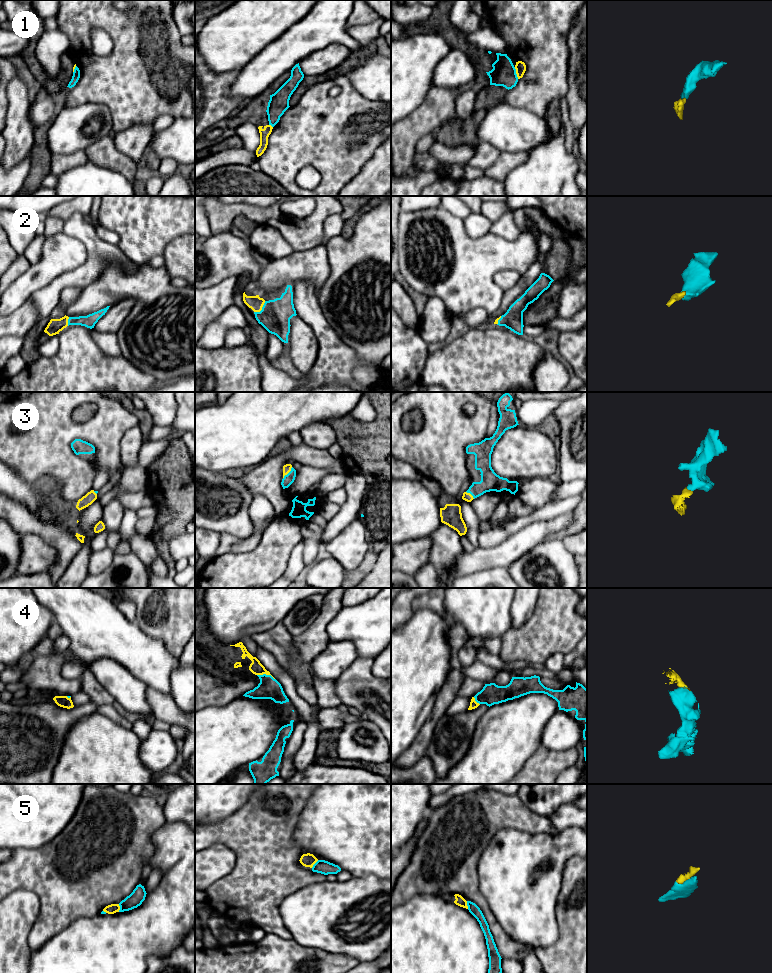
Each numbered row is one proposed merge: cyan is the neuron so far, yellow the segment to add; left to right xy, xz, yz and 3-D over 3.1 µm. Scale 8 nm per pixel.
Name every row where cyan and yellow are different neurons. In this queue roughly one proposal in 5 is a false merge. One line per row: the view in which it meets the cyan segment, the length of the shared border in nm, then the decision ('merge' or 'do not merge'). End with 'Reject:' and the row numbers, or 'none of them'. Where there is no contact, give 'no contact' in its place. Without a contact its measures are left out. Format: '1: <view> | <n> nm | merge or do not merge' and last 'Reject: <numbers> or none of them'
1: yz | 100 nm | do not merge
2: xz | 130 nm | merge
3: xz | 120 nm | merge
4: xz | 150 nm | merge
5: xy | 60 nm | merge
Reject: 1

